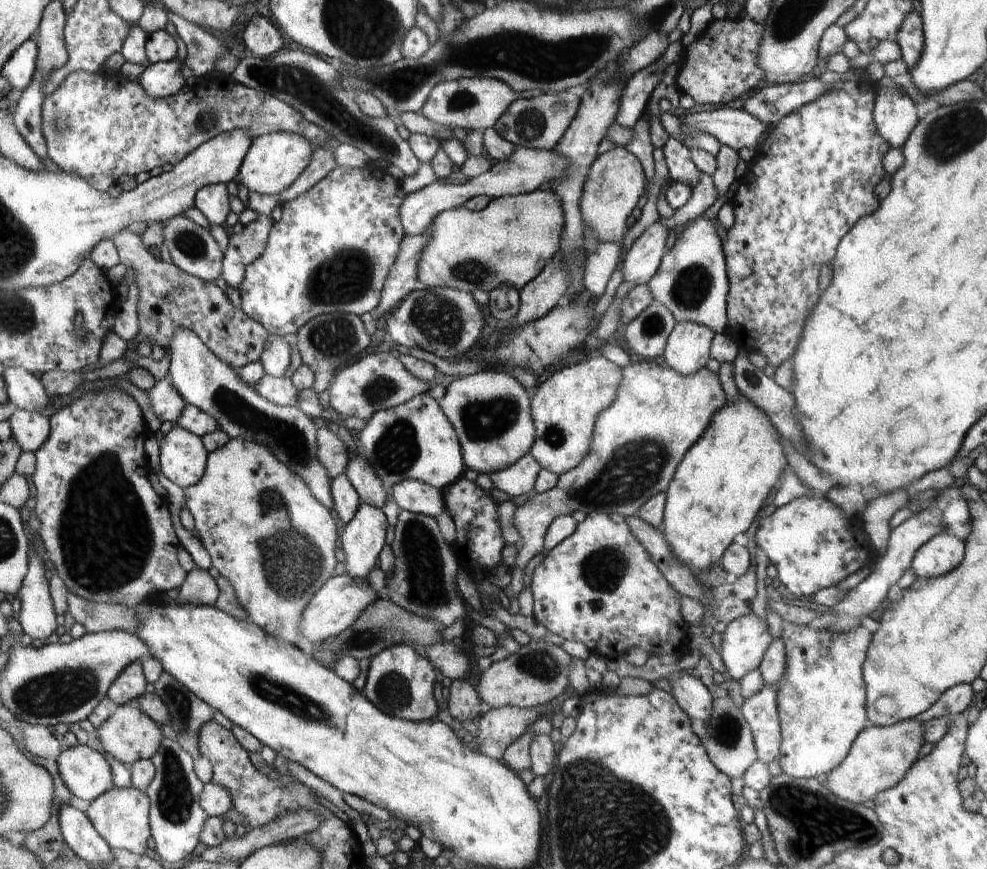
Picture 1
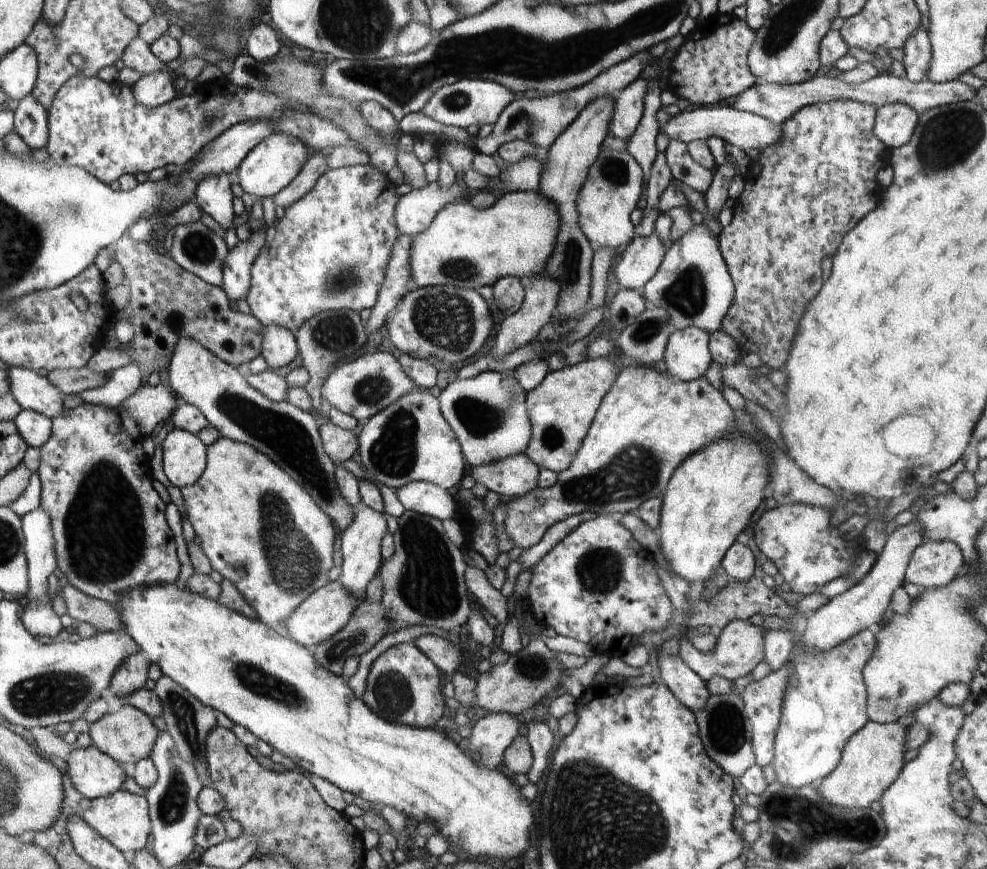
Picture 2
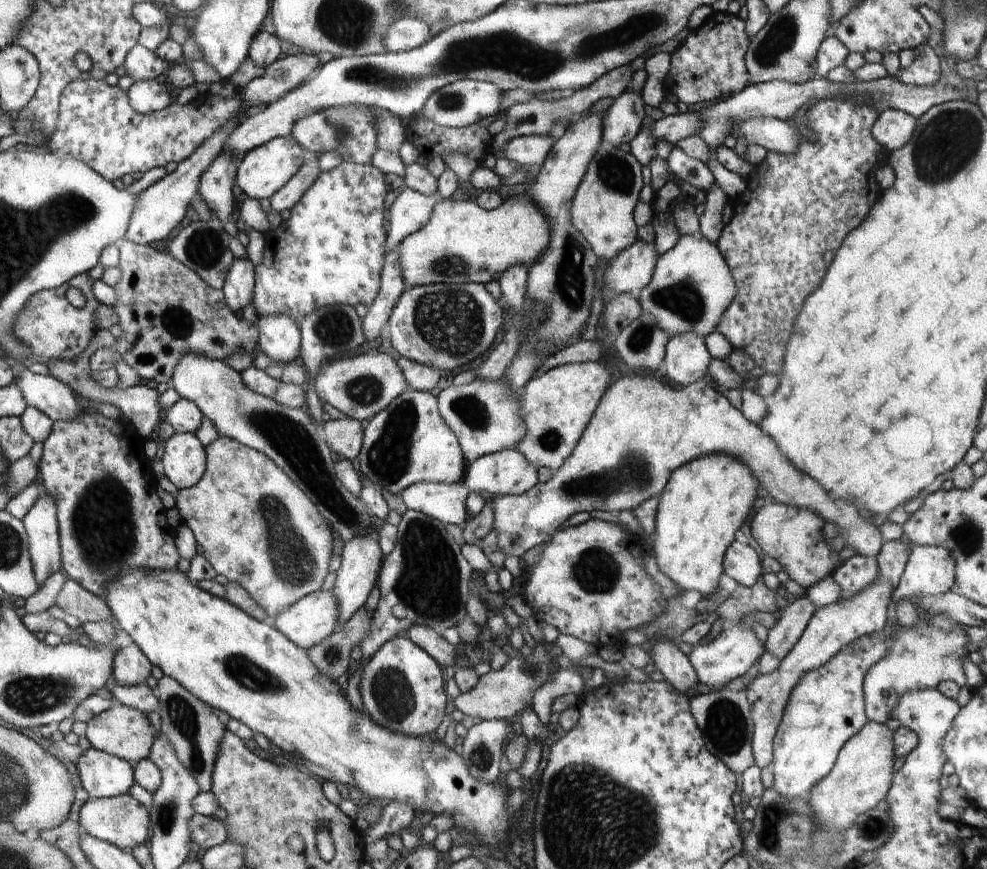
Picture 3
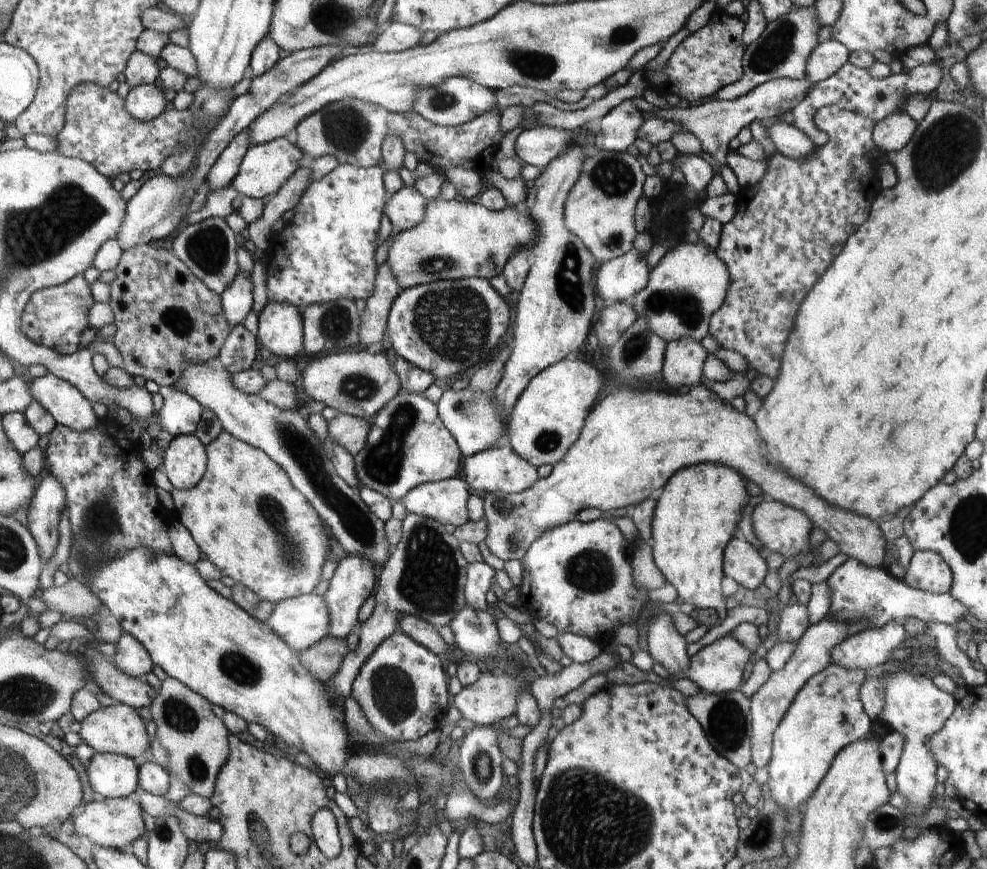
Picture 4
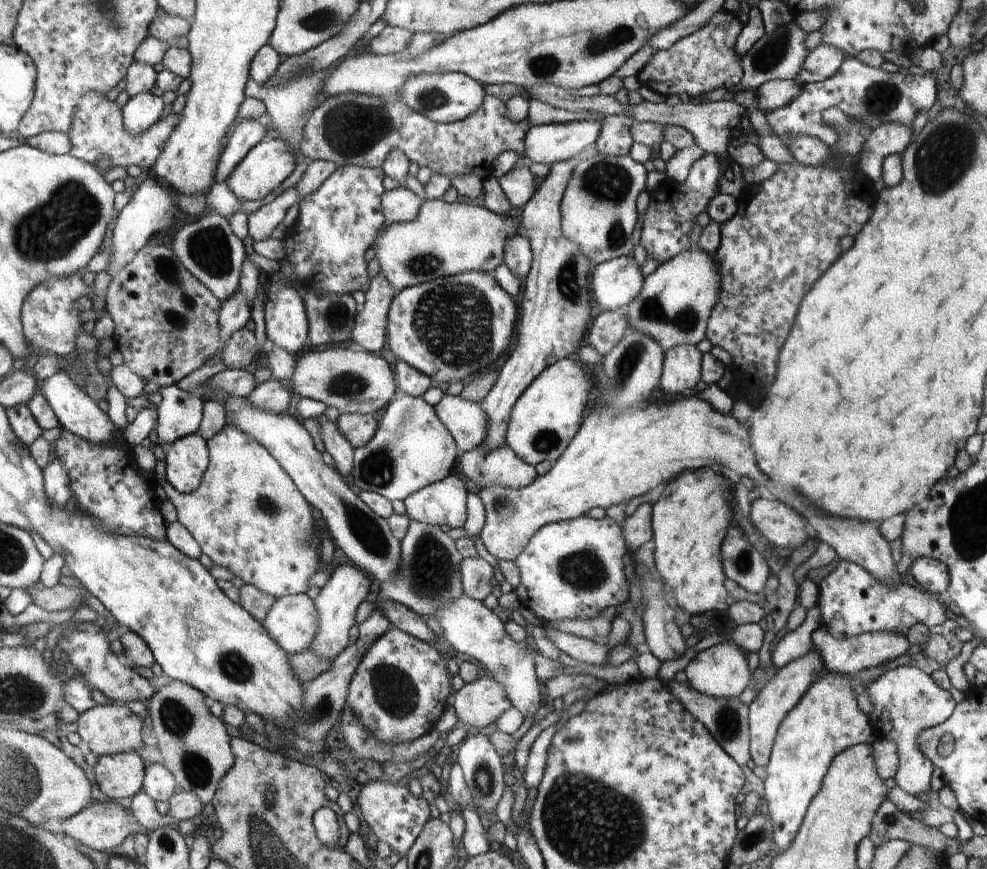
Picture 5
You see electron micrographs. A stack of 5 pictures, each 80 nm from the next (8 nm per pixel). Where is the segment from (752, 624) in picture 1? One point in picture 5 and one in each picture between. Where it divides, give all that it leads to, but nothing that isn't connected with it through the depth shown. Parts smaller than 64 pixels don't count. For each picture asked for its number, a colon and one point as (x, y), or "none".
2: (739, 648)
3: (735, 649)
4: (716, 668)
5: (721, 671)

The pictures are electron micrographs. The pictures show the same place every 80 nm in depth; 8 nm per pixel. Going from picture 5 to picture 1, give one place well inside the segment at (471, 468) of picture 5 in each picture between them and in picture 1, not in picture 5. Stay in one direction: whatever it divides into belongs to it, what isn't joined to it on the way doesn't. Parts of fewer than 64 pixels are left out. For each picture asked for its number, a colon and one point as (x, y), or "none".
1: (518, 479)
2: (514, 476)
3: (508, 472)
4: (501, 468)

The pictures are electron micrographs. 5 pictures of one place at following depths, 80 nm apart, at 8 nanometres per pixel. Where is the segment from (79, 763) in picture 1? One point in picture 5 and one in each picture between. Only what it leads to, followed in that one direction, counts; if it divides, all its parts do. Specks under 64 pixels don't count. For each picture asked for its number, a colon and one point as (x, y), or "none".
2: (94, 774)
3: (101, 774)
4: (110, 775)
5: (121, 775)

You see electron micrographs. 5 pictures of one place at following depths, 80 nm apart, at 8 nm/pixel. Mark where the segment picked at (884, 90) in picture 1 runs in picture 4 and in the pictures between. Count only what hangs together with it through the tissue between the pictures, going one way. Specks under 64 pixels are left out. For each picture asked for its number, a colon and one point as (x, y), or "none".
2: (894, 125)
3: (893, 128)
4: (892, 133)

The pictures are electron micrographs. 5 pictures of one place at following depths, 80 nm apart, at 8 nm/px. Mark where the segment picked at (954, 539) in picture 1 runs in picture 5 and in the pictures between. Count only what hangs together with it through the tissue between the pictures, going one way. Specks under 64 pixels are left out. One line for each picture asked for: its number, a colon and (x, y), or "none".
2: (934, 564)
3: (930, 570)
4: (927, 571)
5: (933, 575)

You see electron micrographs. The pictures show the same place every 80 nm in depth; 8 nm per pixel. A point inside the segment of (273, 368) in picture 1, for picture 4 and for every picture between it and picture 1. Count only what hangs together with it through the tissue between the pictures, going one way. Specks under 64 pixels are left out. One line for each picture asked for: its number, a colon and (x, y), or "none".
2: (280, 346)
3: (280, 337)
4: (280, 326)

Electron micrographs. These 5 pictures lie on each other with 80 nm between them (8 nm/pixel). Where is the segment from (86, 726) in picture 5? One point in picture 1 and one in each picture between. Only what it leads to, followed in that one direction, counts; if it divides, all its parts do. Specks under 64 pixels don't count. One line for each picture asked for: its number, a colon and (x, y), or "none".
1: (129, 736)
2: (128, 736)
3: (124, 732)
4: (118, 729)

